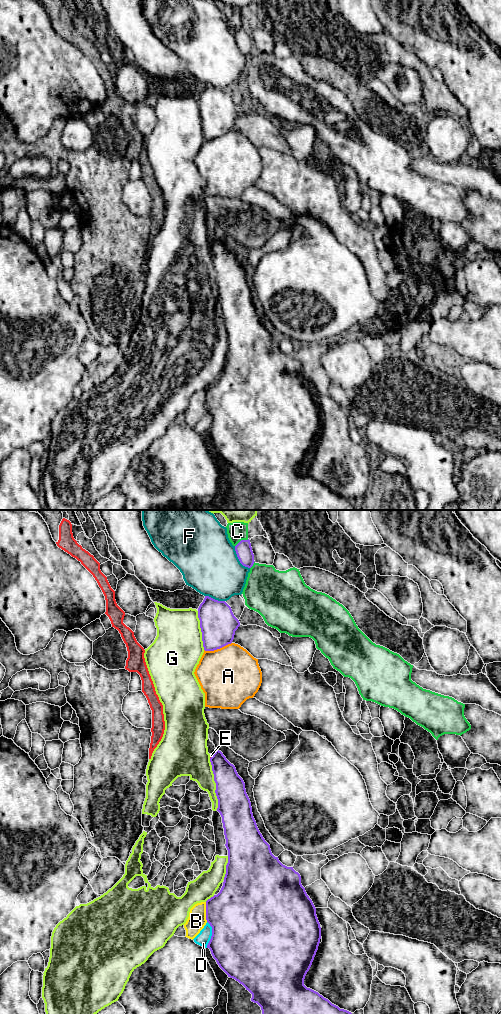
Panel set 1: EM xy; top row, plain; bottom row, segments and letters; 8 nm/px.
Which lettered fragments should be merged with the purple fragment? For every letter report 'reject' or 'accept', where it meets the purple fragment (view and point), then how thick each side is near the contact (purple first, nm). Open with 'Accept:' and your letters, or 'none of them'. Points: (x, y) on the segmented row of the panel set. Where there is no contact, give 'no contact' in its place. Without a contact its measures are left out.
Accept: none of them
A: reject; contact xy (217, 648); calibres 300 and 480 nm
B: reject; contact xy (206, 912); calibres 460 and 150 nm
C: reject; contact xy (241, 540); calibres 130 and 160 nm
D: reject; contact xy (212, 934); calibres 500 and 110 nm
E: reject; contact xy (212, 756); calibres 200 and 20 nm
F: reject; contact xy (238, 558); calibres 130 and 460 nm
G: reject; contact xy (216, 784); calibres 260 and 240 nm

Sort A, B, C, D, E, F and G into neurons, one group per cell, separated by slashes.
A / B / C / D / E / F / G

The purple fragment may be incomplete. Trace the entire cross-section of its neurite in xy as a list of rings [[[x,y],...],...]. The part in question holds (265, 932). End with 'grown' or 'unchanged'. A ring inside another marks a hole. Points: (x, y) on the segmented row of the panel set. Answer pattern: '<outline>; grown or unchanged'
[[[217,749],[210,762],[216,783],[217,811],[222,817],[228,850],[228,863],[220,892],[206,901],[206,920],[212,927],[207,948],[228,977],[238,981],[252,994],[251,1001],[261,1007],[262,1014],[352,1014],[304,985],[321,939],[316,908],[301,884],[300,874],[293,867],[283,865],[272,854],[270,845],[260,833],[245,783],[235,766]]]; unchanged

